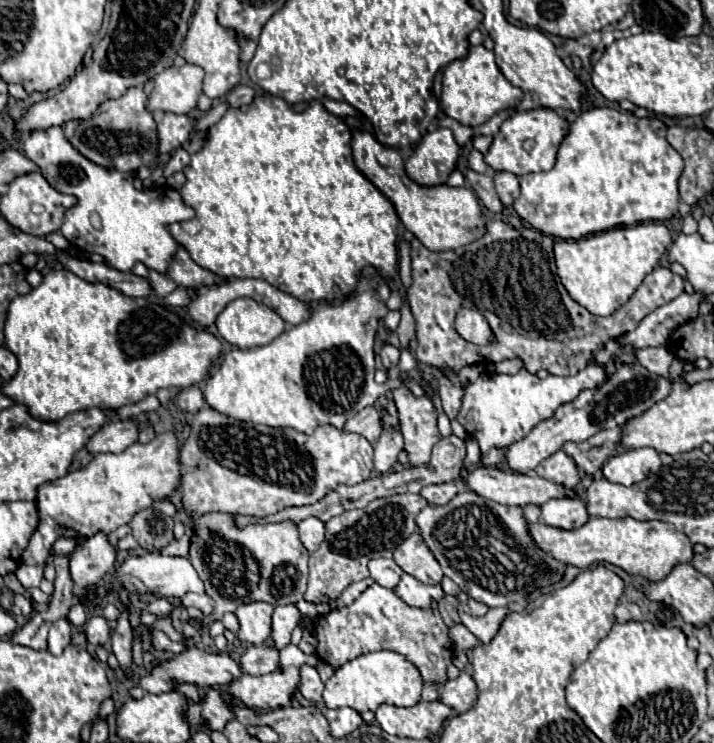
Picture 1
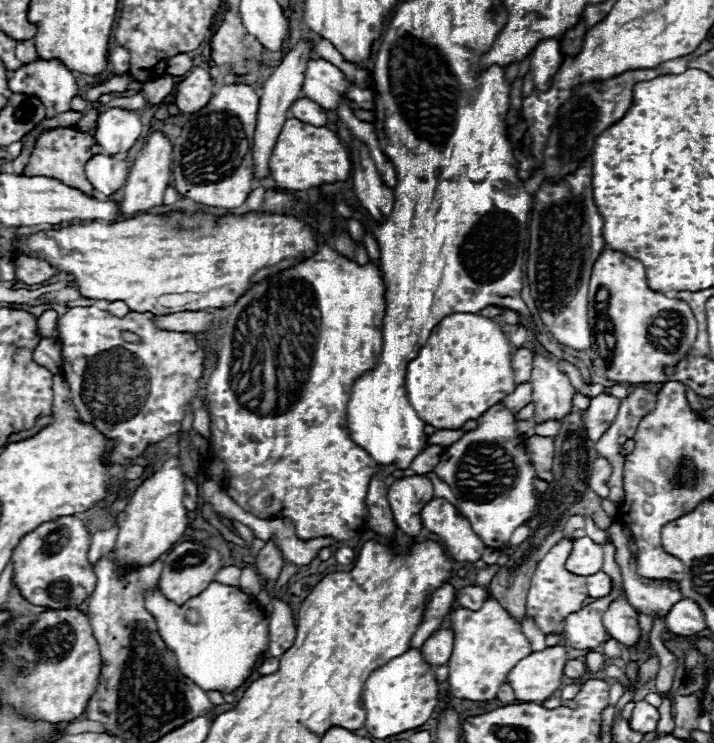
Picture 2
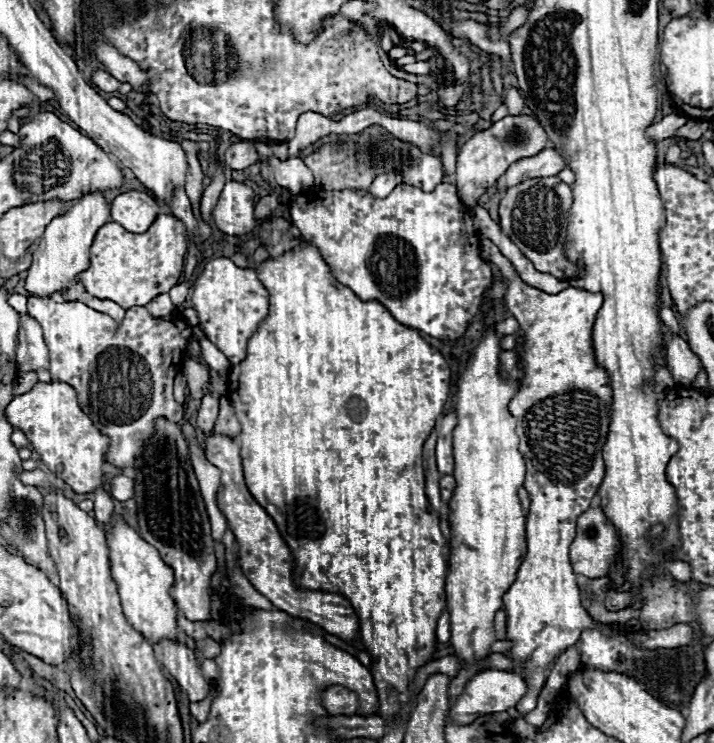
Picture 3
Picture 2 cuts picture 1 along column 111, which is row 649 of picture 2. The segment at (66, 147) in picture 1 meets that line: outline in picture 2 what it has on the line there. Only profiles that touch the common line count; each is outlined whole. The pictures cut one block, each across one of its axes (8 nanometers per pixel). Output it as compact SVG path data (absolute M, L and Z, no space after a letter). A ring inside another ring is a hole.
M212 582L182 606L166 600L156 588L146 592L146 610L154 616L164 644L176 654L180 672L204 692L238 690L252 674L258 656L268 650L268 616L254 596L236 586Z

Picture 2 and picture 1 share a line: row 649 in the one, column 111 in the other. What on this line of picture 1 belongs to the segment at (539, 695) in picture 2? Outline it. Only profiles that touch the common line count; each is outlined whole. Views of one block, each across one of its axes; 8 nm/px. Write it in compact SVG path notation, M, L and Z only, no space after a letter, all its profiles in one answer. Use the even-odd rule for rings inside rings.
M104 532L86 538L84 544L76 546L70 556L70 576L76 588L94 586L114 568L116 548L108 542Z

